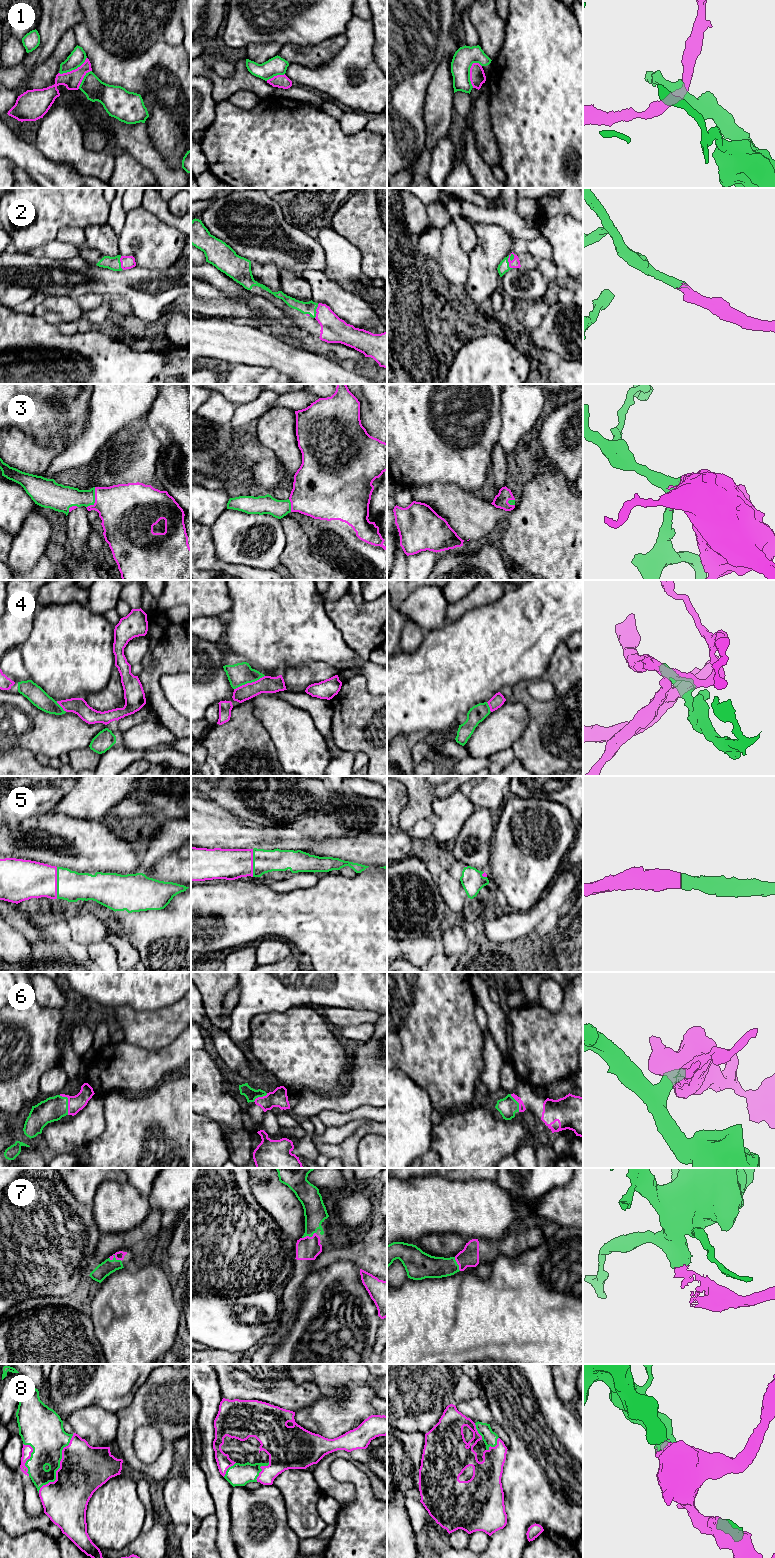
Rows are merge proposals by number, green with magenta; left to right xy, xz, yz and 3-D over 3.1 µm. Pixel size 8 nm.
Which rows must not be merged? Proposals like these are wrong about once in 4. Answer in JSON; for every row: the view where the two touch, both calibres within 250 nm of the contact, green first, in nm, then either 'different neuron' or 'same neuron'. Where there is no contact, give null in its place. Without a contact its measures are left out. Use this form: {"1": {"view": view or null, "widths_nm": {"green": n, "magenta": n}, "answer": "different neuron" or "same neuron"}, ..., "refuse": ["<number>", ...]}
{"1": {"view": "yz", "widths_nm": {"green": 170, "magenta": 130}, "answer": "different neuron"}, "2": {"view": "yz", "widths_nm": {"green": 90, "magenta": 80}, "answer": "same neuron"}, "3": {"view": "xy", "widths_nm": {"green": 190, "magenta": 400}, "answer": "same neuron"}, "4": {"view": "xz", "widths_nm": {"green": 180, "magenta": 140}, "answer": "same neuron"}, "5": {"view": "xy", "widths_nm": {"green": 240, "magenta": 320}, "answer": "same neuron"}, "6": {"view": "xy", "widths_nm": {"green": 190, "magenta": 130}, "answer": "same neuron"}, "7": {"view": "xy", "widths_nm": {"green": 120, "magenta": 70}, "answer": "same neuron"}, "8": {"view": "xy", "widths_nm": {"green": 280, "magenta": 380}, "answer": "same neuron"}, "refuse": ["1"]}

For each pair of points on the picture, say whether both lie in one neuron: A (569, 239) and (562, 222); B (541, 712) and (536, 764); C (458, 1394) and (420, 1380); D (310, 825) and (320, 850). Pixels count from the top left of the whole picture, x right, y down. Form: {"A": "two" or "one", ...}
{"A": "one", "B": "one", "C": "two", "D": "two"}

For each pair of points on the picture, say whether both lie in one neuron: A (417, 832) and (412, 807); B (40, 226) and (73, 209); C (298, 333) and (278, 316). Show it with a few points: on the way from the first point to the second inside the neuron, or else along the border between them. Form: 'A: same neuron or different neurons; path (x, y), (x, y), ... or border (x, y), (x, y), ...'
A: different neurons; border (430, 818), (419, 819), (410, 831)
B: same neuron; path (48, 218), (57, 209), (65, 209)
C: different neurons; border (295, 325), (270, 322), (265, 328)

